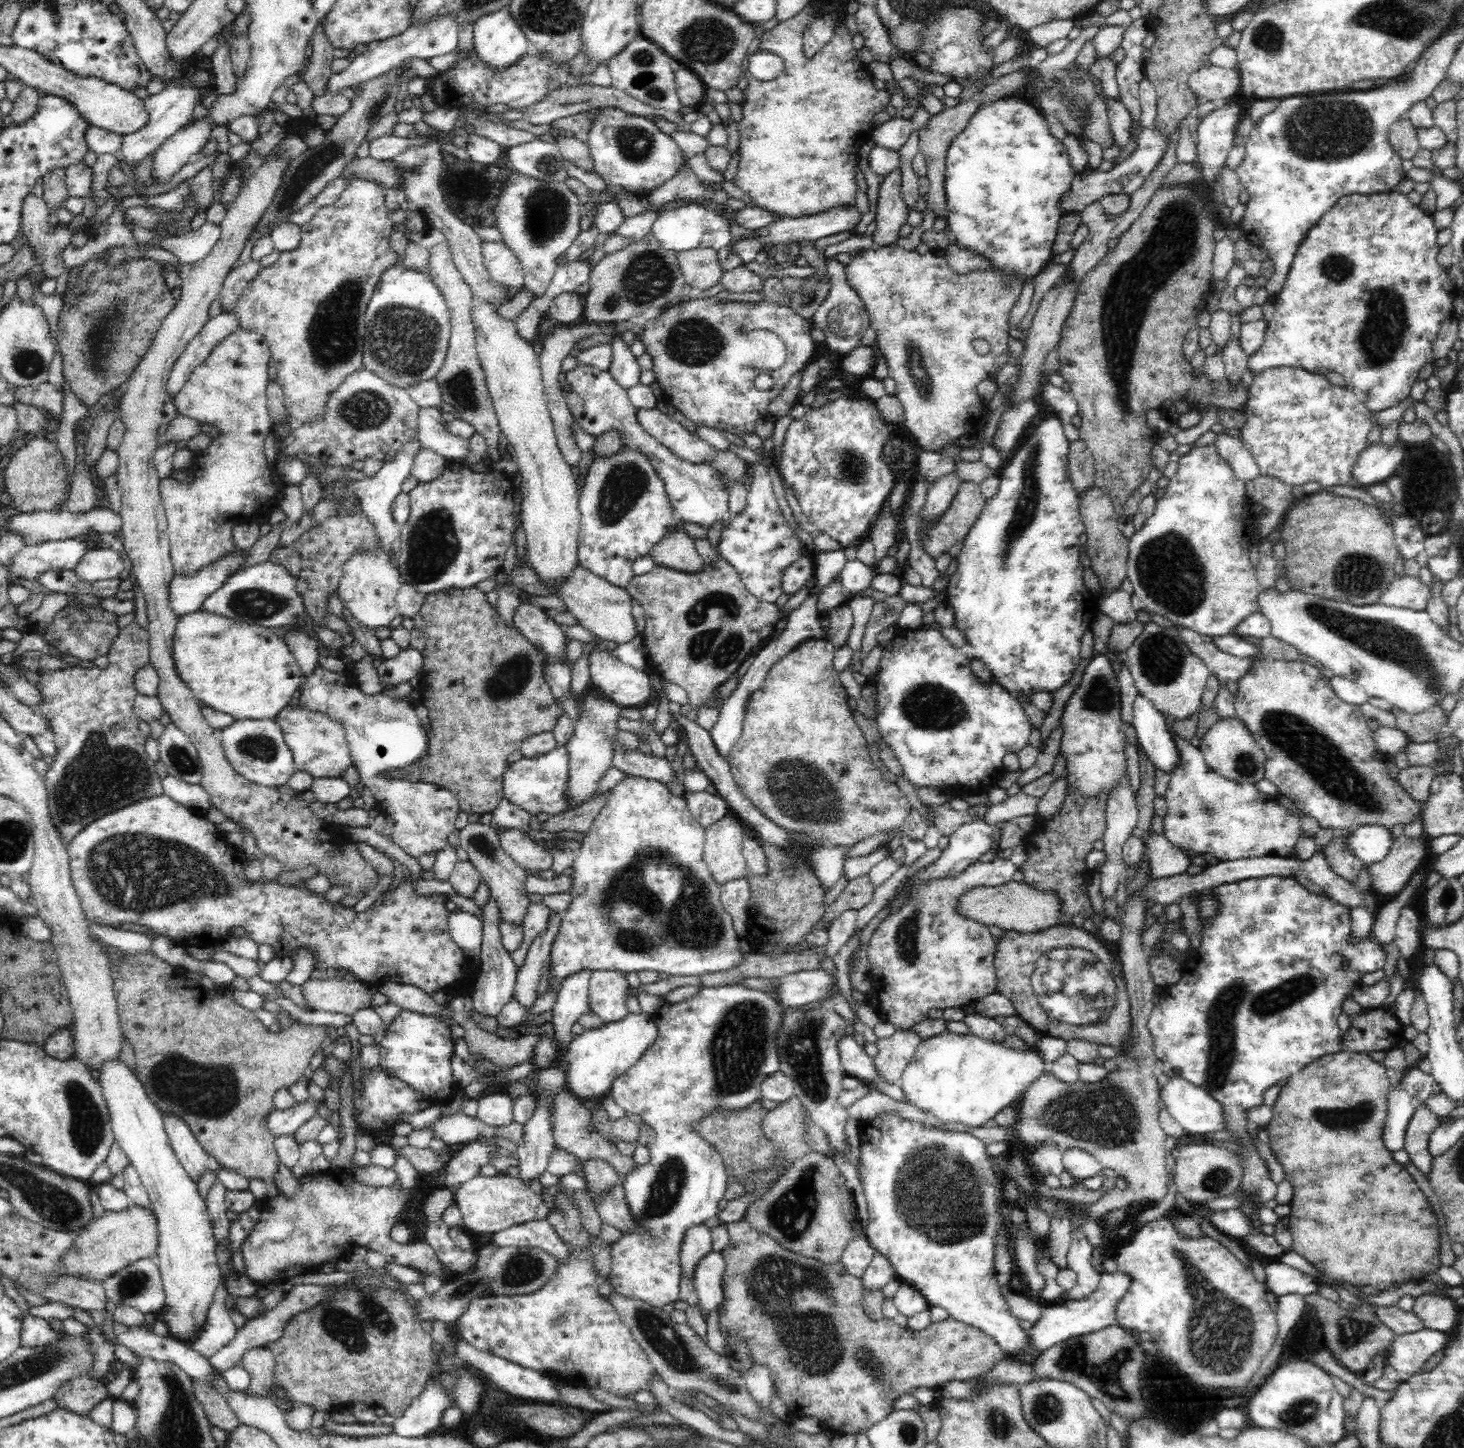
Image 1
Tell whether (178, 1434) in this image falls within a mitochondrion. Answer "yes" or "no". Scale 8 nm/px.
yes

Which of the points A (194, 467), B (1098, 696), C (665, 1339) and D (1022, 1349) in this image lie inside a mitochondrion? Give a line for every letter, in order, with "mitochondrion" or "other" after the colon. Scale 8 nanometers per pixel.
A: other
B: mitochondrion
C: mitochondrion
D: other

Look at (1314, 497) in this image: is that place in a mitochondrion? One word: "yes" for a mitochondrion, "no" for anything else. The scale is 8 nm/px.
no

